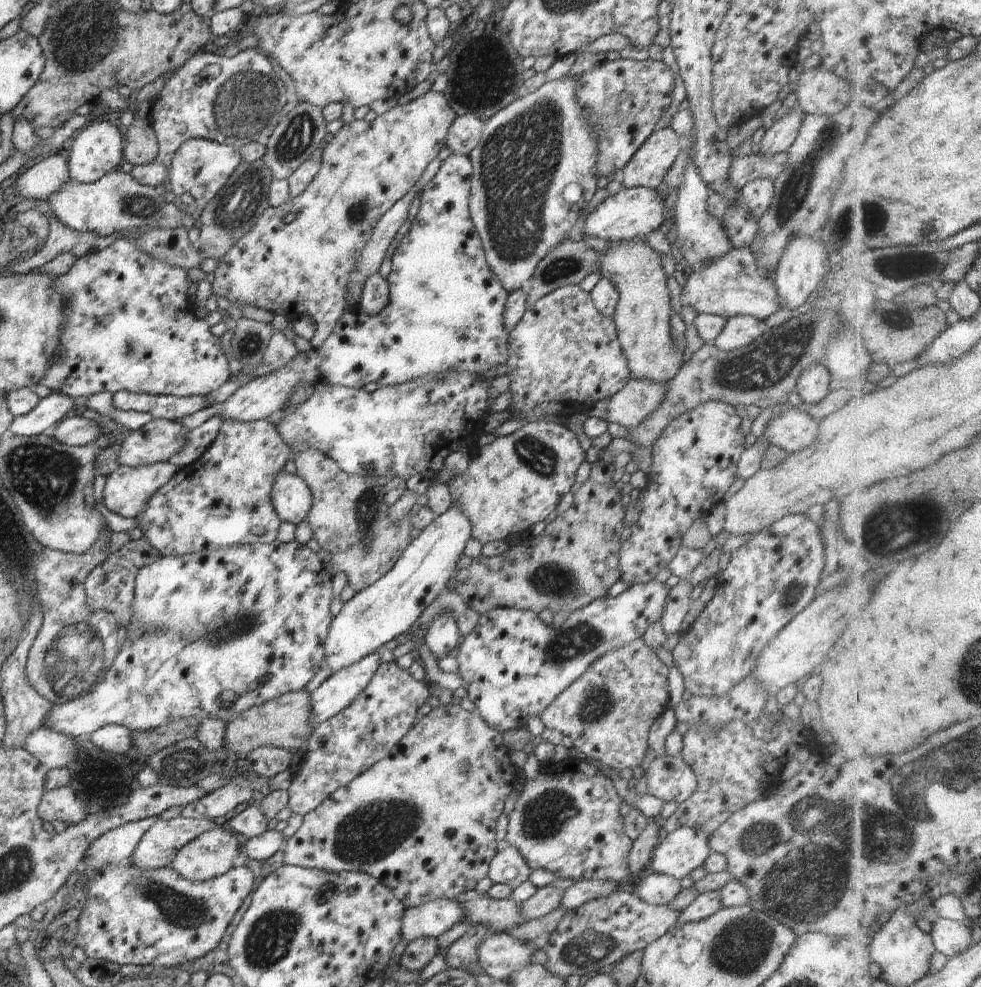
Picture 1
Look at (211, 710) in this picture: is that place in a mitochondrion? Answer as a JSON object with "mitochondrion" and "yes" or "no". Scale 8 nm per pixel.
{"mitochondrion":"no"}

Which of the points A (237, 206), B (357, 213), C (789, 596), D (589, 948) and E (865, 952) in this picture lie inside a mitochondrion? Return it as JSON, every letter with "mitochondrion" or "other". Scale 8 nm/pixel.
{"A":"mitochondrion","B":"mitochondrion","C":"mitochondrion","D":"mitochondrion","E":"other"}

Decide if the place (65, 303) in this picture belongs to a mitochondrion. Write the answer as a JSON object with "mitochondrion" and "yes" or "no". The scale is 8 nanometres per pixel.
{"mitochondrion":"no"}

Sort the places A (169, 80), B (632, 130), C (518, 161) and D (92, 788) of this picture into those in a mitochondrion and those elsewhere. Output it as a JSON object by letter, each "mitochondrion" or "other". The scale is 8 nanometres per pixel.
{"A":"other","B":"other","C":"mitochondrion","D":"other"}

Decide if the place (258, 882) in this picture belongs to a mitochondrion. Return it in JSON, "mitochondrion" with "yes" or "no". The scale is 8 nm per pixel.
{"mitochondrion":"no"}

